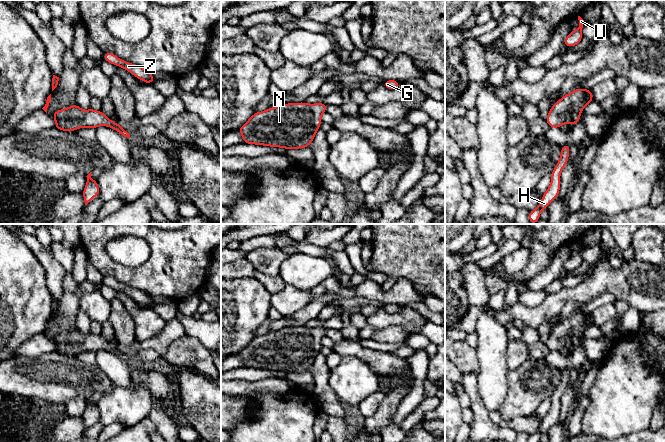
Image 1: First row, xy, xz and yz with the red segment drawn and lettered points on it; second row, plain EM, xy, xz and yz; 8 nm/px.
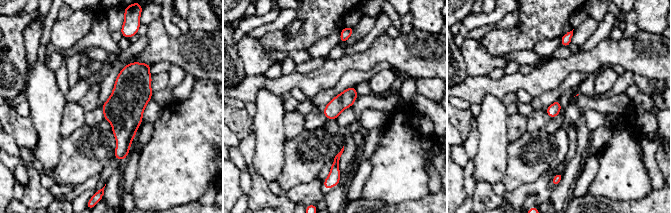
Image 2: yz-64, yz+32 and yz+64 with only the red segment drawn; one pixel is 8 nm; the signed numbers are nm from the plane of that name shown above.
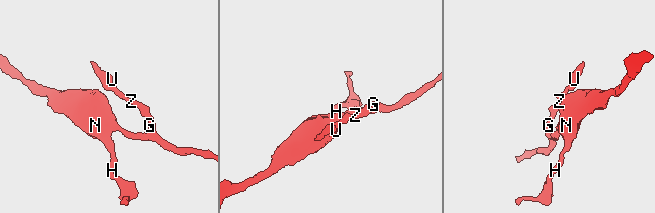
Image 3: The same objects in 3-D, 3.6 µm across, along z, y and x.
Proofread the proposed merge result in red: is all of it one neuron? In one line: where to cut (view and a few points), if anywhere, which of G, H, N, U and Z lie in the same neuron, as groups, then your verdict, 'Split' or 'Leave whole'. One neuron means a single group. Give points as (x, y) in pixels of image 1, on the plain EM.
No split. Groups: G H N U Z. Leave whole

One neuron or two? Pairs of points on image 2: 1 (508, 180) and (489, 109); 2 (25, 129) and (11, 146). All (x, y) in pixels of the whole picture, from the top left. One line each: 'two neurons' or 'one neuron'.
1: two neurons
2: two neurons

